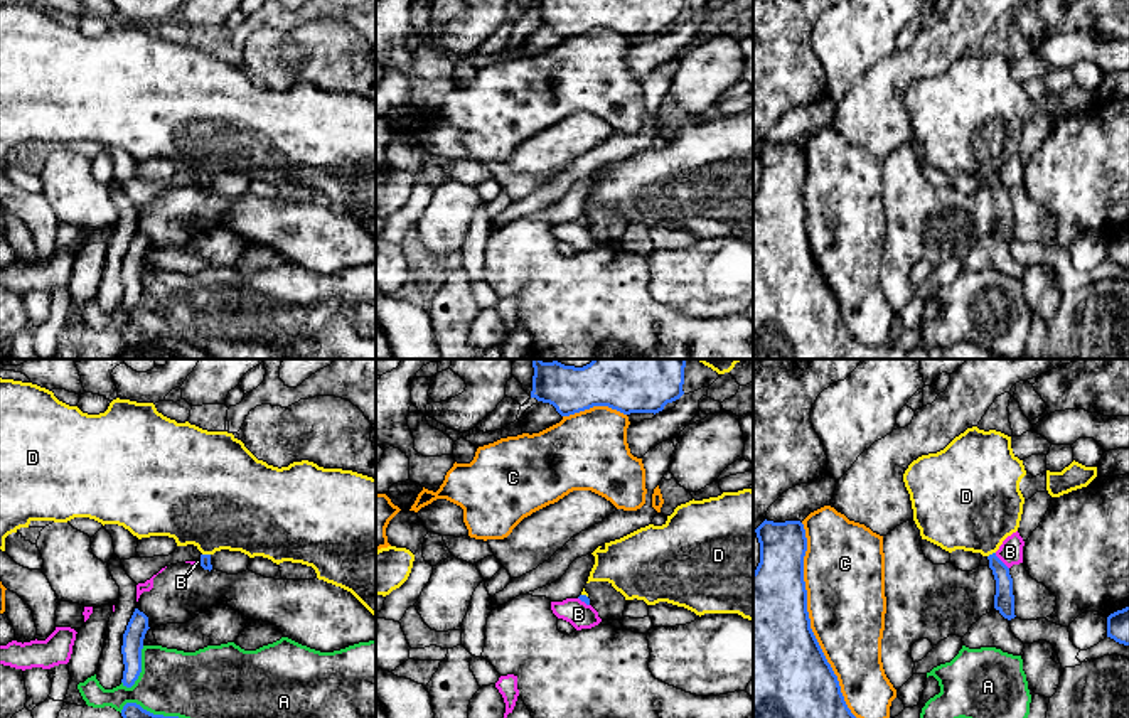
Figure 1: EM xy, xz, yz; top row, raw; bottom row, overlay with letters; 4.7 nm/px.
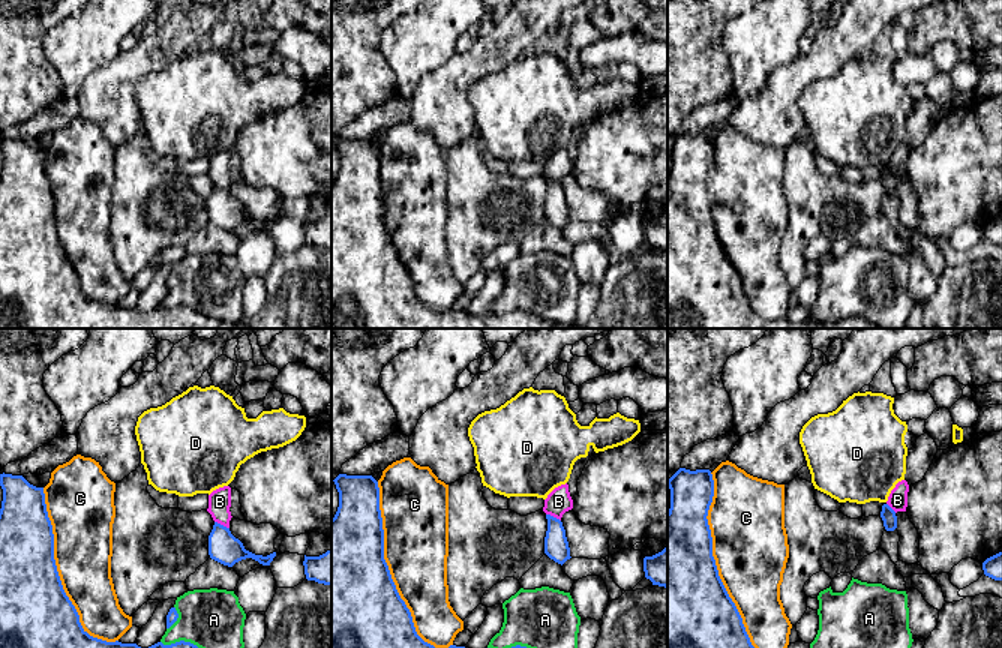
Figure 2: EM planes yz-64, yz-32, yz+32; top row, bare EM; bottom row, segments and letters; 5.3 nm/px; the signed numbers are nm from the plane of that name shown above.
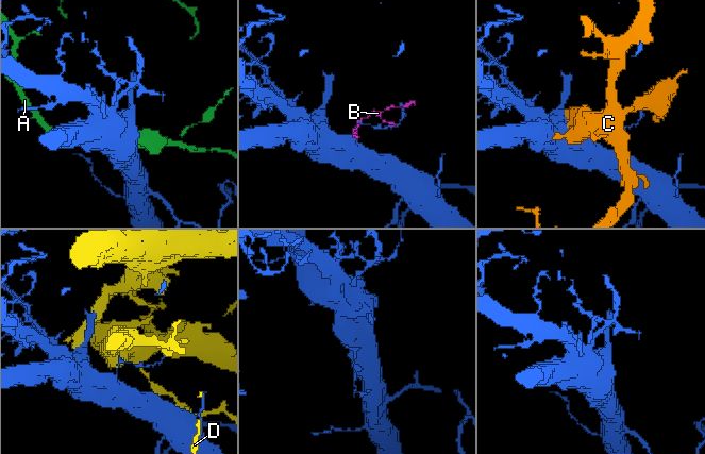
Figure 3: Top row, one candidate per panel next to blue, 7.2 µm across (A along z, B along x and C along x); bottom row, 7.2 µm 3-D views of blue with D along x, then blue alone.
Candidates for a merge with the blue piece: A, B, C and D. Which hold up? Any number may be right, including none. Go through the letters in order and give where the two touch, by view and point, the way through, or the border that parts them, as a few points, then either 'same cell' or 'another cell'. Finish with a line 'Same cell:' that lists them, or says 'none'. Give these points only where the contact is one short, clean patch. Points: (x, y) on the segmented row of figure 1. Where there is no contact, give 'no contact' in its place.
A: contact xy (140, 668); another cell
B: contact yz (1001, 562); border yz (995, 553), (1008, 568); another cell
C: contact yz (809, 621); another cell
D: contact yz (993, 553); another cell
Same cell: none

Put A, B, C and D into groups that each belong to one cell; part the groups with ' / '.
A / B / C / D

